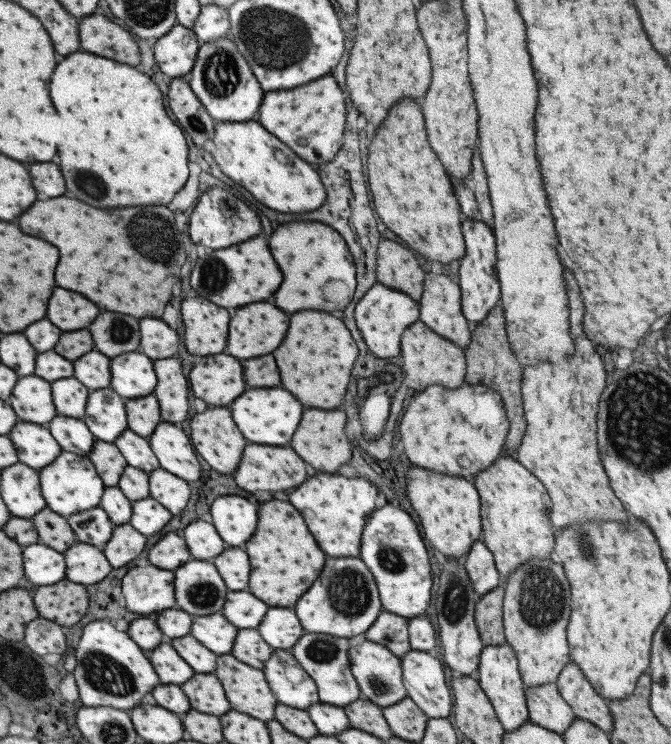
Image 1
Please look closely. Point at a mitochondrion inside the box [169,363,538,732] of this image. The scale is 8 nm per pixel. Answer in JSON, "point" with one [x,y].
{"point":[348,592]}

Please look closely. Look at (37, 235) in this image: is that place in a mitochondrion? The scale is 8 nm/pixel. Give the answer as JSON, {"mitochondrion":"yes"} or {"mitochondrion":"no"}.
{"mitochondrion":"no"}

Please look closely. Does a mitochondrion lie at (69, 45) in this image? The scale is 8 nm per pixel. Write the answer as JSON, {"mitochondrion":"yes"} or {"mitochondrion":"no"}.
{"mitochondrion":"no"}

